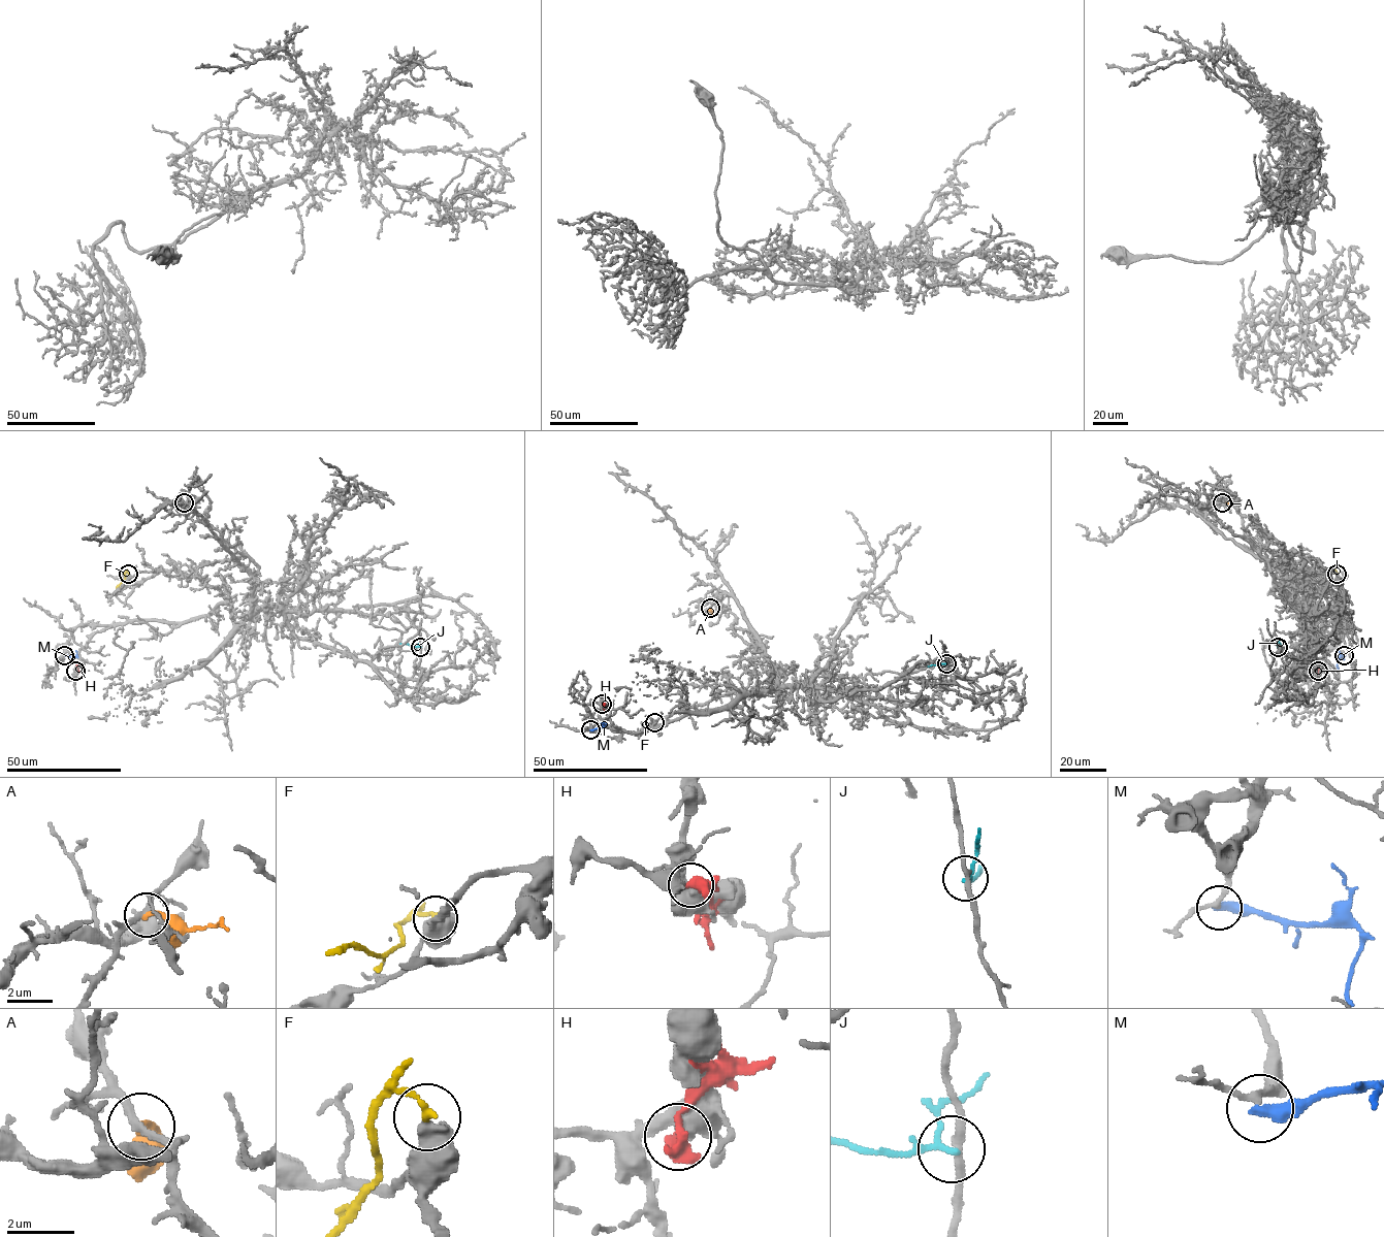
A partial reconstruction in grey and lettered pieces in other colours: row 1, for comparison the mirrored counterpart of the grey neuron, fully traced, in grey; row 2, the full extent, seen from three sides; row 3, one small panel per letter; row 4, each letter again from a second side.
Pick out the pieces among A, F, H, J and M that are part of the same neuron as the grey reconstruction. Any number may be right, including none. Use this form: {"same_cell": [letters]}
{"same_cell": []}

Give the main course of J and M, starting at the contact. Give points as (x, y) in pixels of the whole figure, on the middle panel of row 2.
J: (946, 663), (926, 665)
M: (590, 729), (603, 727), (605, 725), (602, 722)

